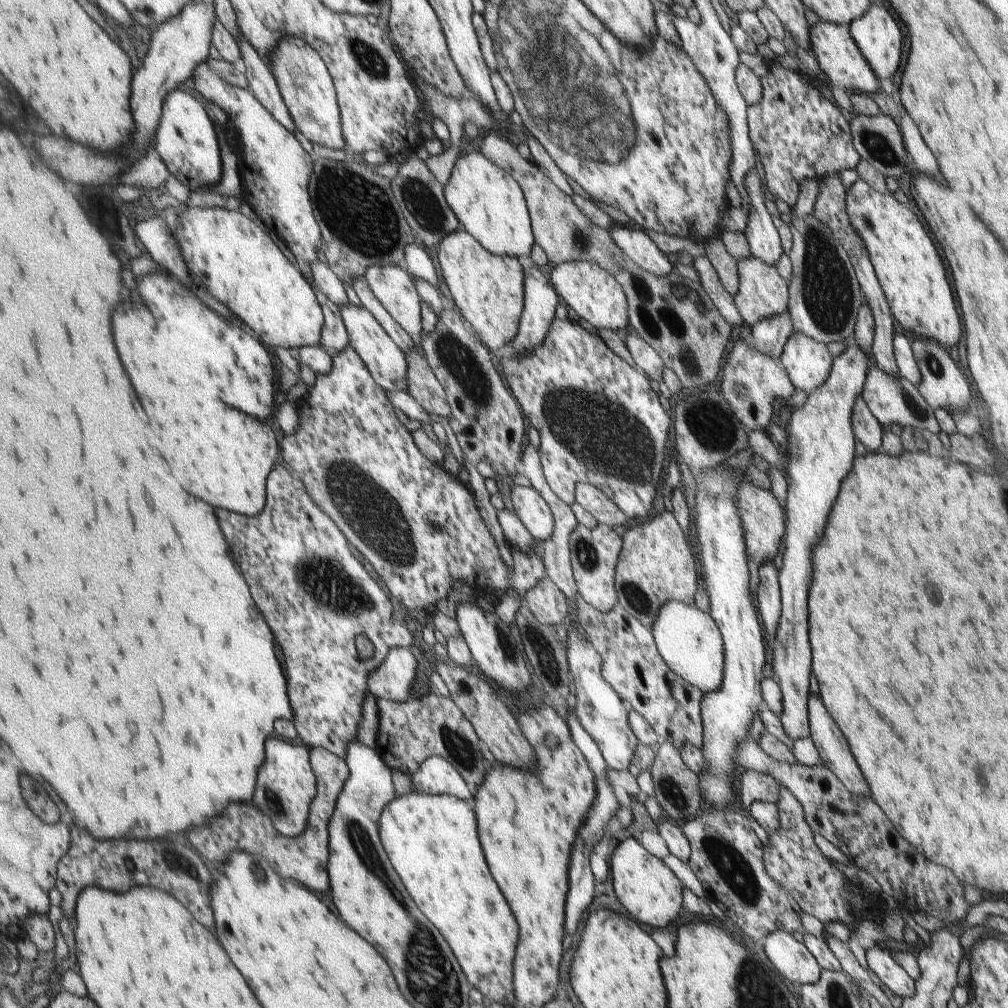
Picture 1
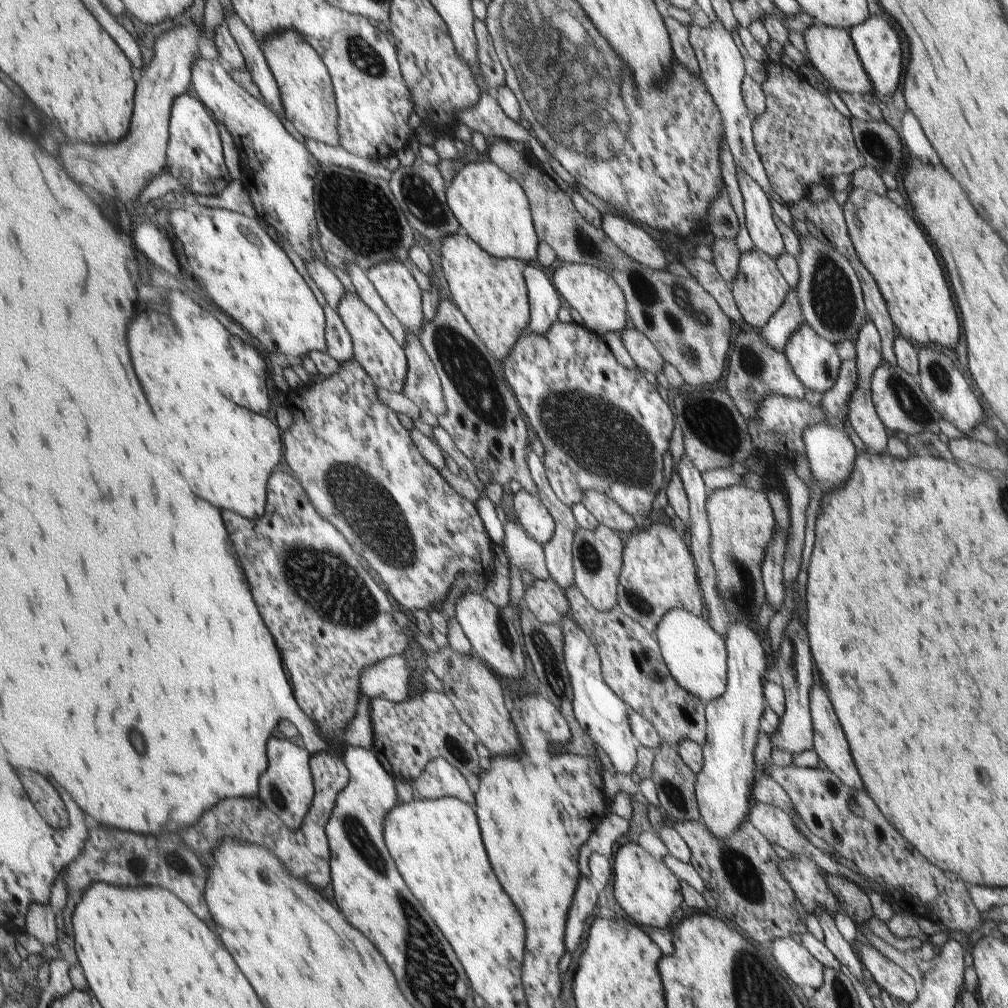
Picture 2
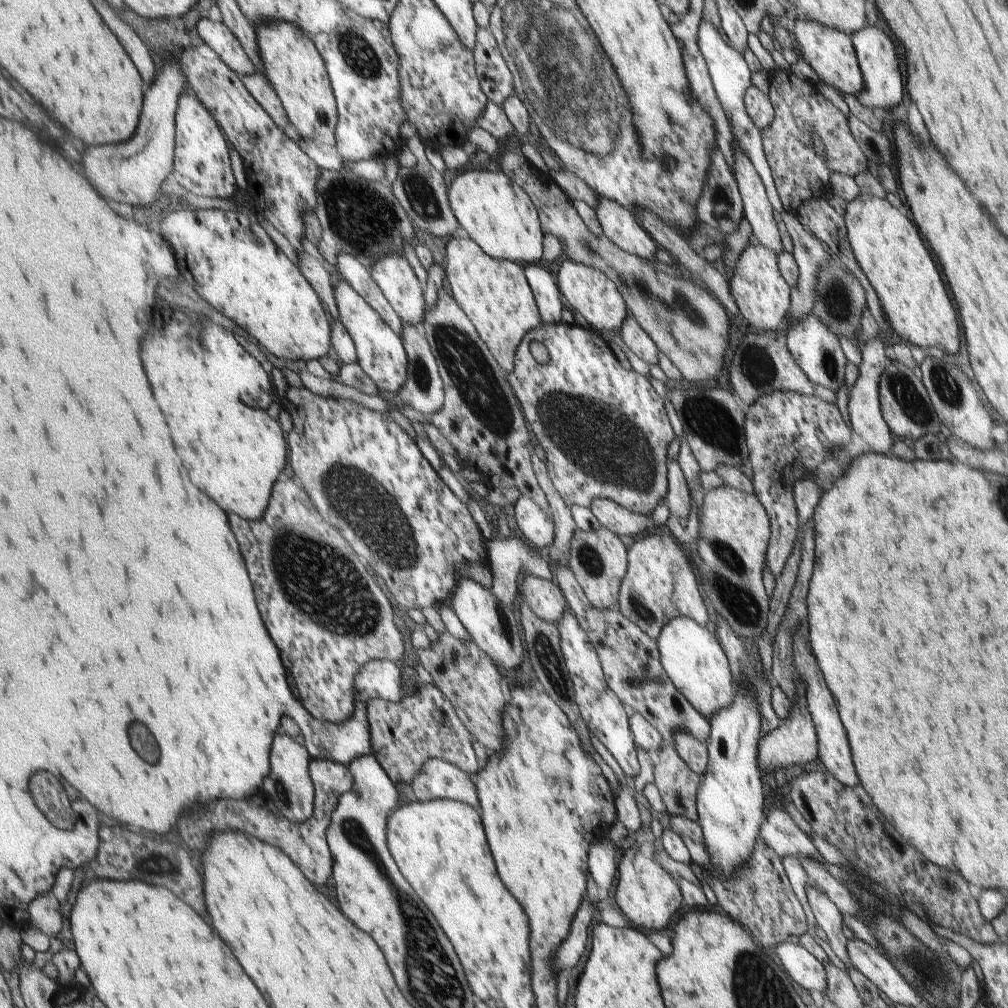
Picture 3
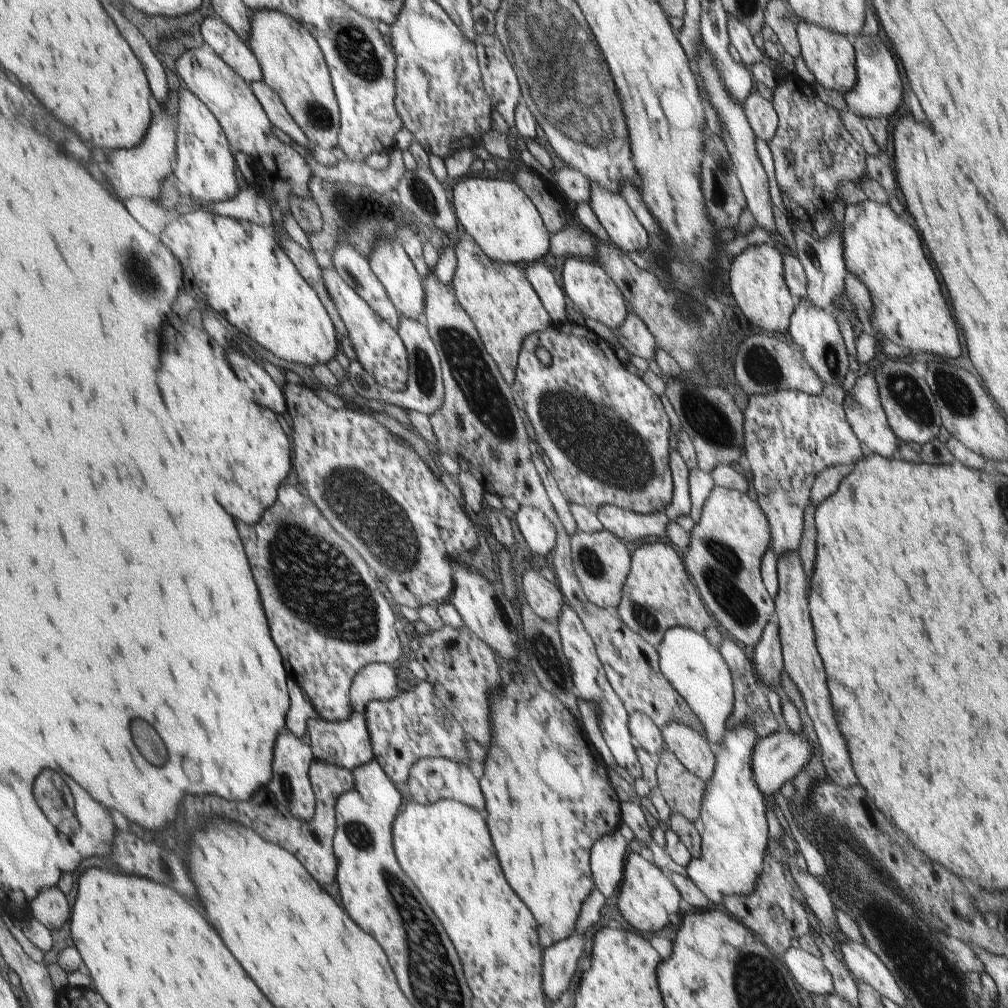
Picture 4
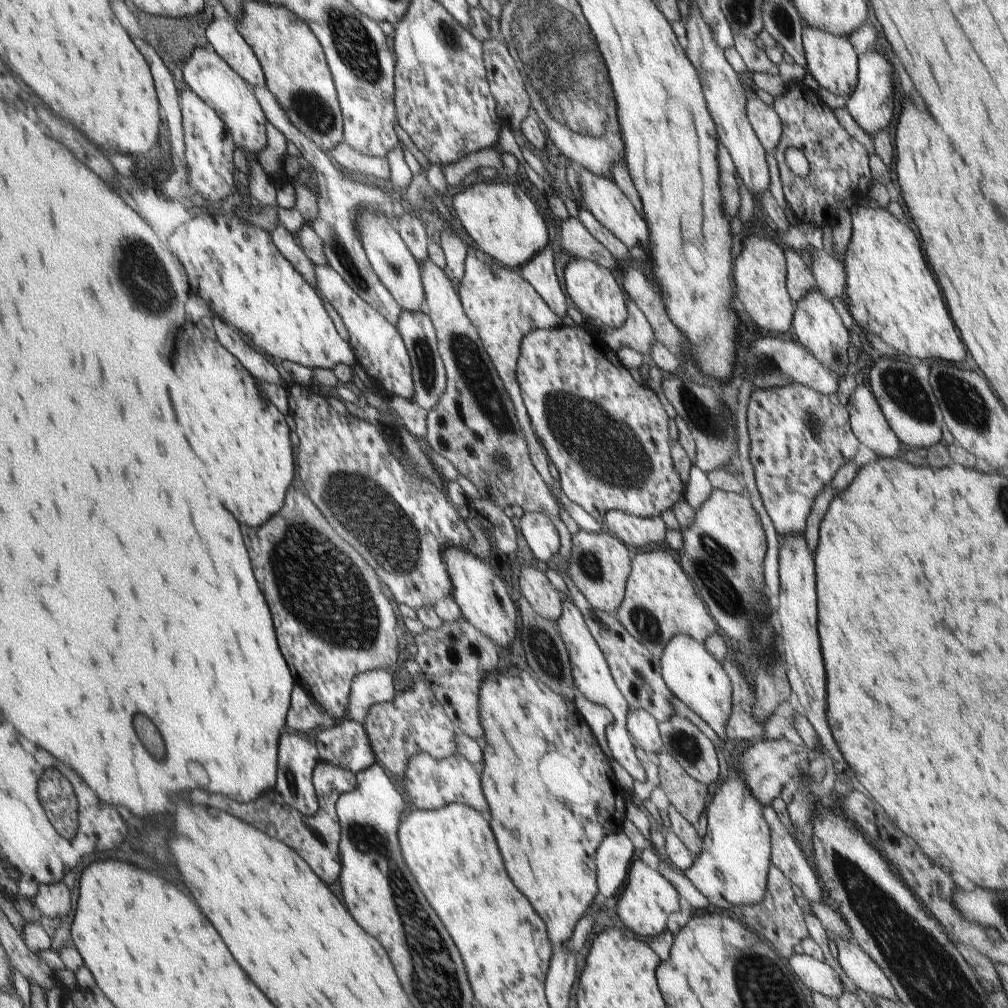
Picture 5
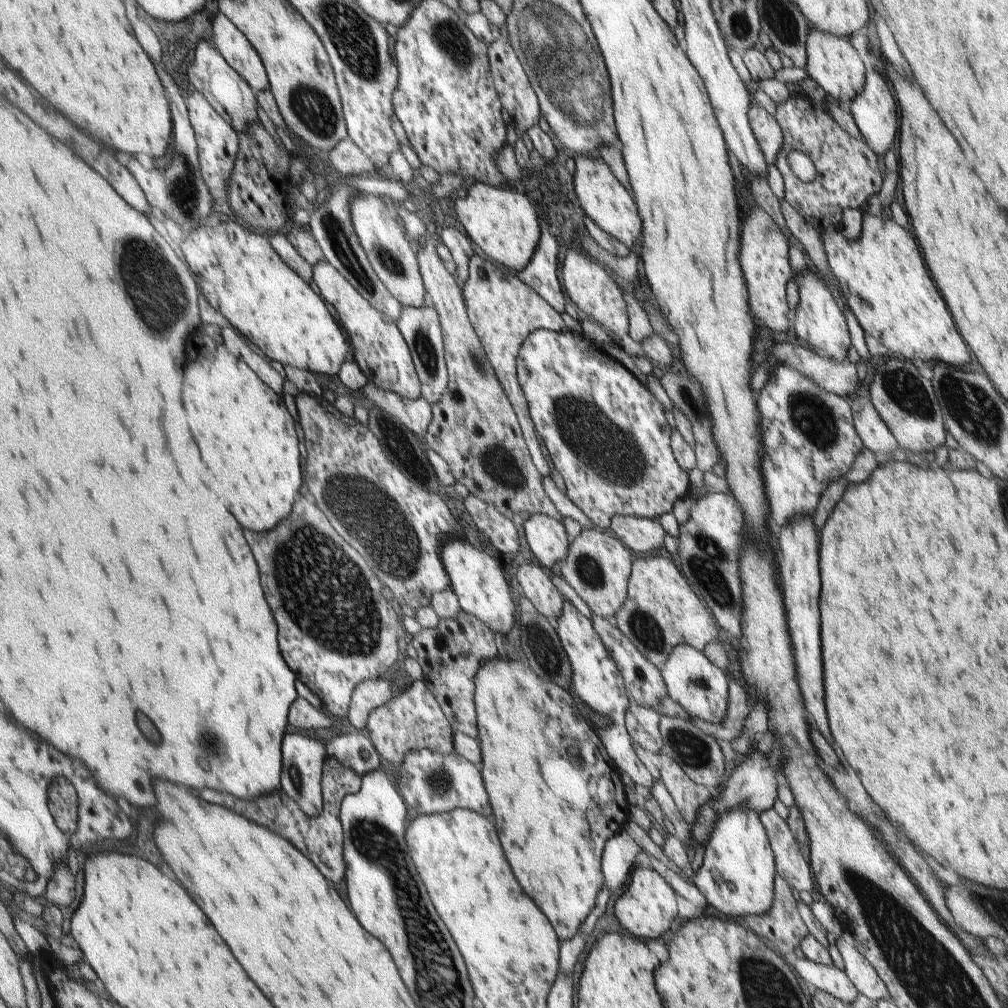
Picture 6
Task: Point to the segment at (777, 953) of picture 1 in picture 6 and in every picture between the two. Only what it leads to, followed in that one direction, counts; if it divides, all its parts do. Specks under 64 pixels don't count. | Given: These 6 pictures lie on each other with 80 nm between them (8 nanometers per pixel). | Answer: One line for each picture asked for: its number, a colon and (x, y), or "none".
2: (797, 963)
3: (809, 973)
4: (808, 971)
5: (818, 976)
6: (824, 978)

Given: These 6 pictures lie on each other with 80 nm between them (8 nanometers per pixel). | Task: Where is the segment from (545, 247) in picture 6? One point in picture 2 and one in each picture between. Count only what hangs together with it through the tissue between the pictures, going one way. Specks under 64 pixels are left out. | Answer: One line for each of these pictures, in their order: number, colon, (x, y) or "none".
2: (545, 301)
3: (550, 299)
4: (555, 300)
5: (540, 271)

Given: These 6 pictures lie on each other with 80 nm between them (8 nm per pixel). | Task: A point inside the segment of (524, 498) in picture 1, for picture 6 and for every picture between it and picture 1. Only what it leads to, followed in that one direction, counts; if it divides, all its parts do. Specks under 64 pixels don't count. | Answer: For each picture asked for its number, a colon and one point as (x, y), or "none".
2: (532, 513)
3: (537, 525)
4: (539, 531)
5: (543, 537)
6: (549, 540)

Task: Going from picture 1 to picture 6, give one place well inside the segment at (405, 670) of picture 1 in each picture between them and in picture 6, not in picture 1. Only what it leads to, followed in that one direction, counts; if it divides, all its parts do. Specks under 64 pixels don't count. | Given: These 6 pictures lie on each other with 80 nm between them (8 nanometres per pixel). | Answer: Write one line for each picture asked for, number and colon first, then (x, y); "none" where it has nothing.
2: (389, 679)
3: (379, 679)
4: (376, 682)
5: (370, 688)
6: (369, 695)

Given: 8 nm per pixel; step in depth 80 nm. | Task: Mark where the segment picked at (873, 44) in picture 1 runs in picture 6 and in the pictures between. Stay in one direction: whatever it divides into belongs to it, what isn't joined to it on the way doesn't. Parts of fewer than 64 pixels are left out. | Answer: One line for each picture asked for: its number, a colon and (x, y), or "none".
2: (878, 43)
3: (882, 88)
4: (878, 93)
5: (871, 107)
6: (873, 112)

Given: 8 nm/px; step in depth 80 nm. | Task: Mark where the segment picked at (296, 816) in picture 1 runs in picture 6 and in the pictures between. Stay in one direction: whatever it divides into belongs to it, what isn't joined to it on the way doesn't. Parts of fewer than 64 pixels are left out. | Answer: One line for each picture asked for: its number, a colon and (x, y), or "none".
2: (287, 787)
3: (290, 786)
4: (293, 759)
5: (298, 757)
6: (304, 758)

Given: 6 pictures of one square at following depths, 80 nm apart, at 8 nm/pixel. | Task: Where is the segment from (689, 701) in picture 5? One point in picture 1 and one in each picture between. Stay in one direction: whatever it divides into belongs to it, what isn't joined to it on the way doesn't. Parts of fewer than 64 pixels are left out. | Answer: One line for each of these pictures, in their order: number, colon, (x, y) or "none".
1: (690, 643)
2: (695, 656)
3: (692, 658)
4: (690, 664)

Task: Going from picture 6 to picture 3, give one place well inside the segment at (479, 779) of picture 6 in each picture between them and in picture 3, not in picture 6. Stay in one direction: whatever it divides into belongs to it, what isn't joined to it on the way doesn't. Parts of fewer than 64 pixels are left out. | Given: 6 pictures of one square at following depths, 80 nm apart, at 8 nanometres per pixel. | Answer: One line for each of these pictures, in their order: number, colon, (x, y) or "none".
3: (439, 779)
4: (432, 779)
5: (431, 783)

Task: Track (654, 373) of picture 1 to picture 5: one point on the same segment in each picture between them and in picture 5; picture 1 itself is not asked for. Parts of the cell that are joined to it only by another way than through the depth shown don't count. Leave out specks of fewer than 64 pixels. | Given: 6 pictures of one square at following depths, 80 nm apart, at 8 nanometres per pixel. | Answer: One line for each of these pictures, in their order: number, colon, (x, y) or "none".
2: (643, 353)
3: (633, 336)
4: (632, 335)
5: (635, 332)

